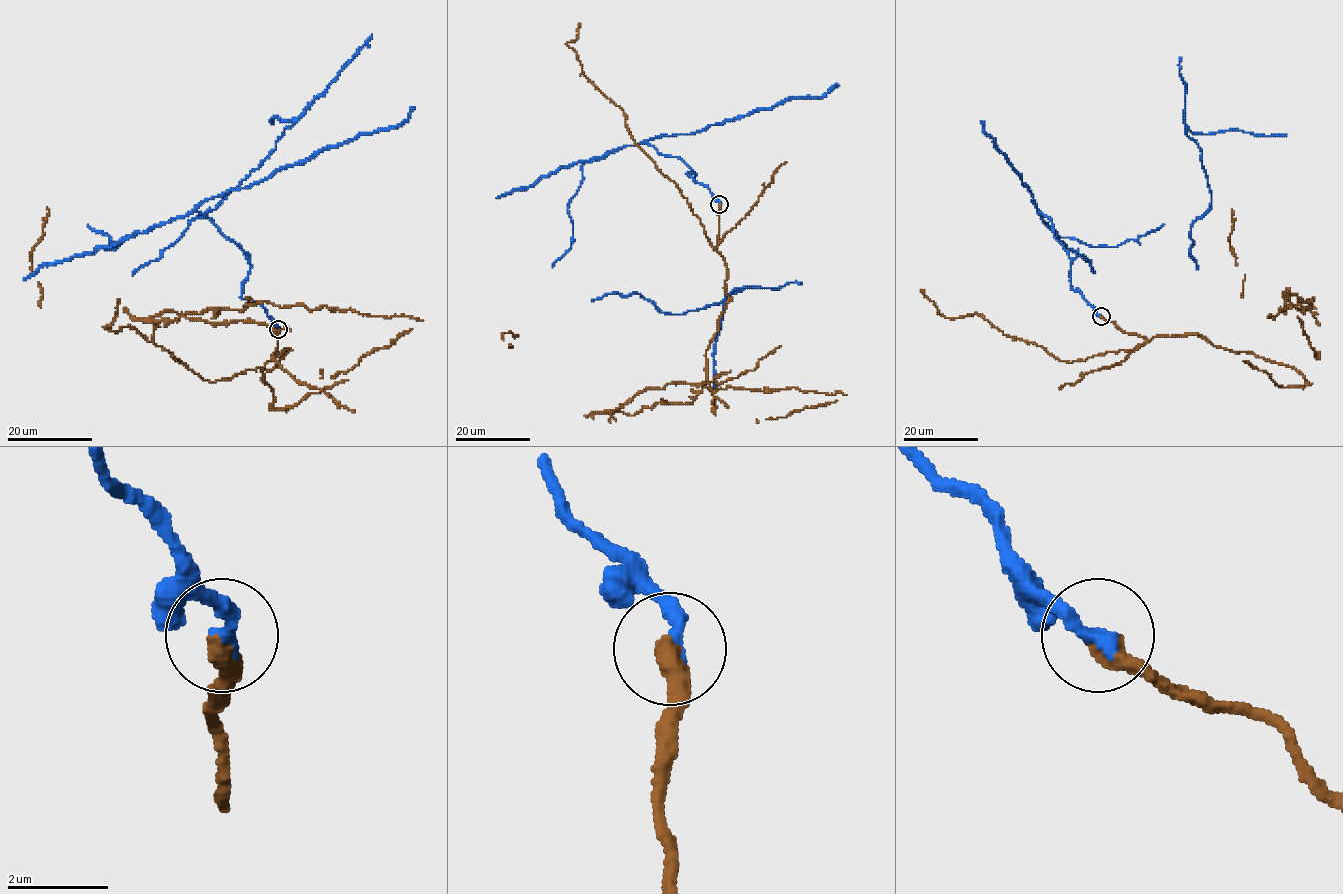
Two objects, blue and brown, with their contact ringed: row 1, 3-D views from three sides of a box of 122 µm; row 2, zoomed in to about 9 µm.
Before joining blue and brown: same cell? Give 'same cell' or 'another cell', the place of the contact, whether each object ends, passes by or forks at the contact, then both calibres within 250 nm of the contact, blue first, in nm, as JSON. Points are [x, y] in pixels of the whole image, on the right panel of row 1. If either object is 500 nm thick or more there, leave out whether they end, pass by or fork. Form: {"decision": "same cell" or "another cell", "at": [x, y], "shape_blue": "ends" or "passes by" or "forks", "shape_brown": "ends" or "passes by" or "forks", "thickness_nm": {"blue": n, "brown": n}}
{"decision": "another cell", "at": [1101, 316], "shape_blue": "ends", "shape_brown": "ends", "thickness_nm": {"blue": 360, "brown": 440}}

